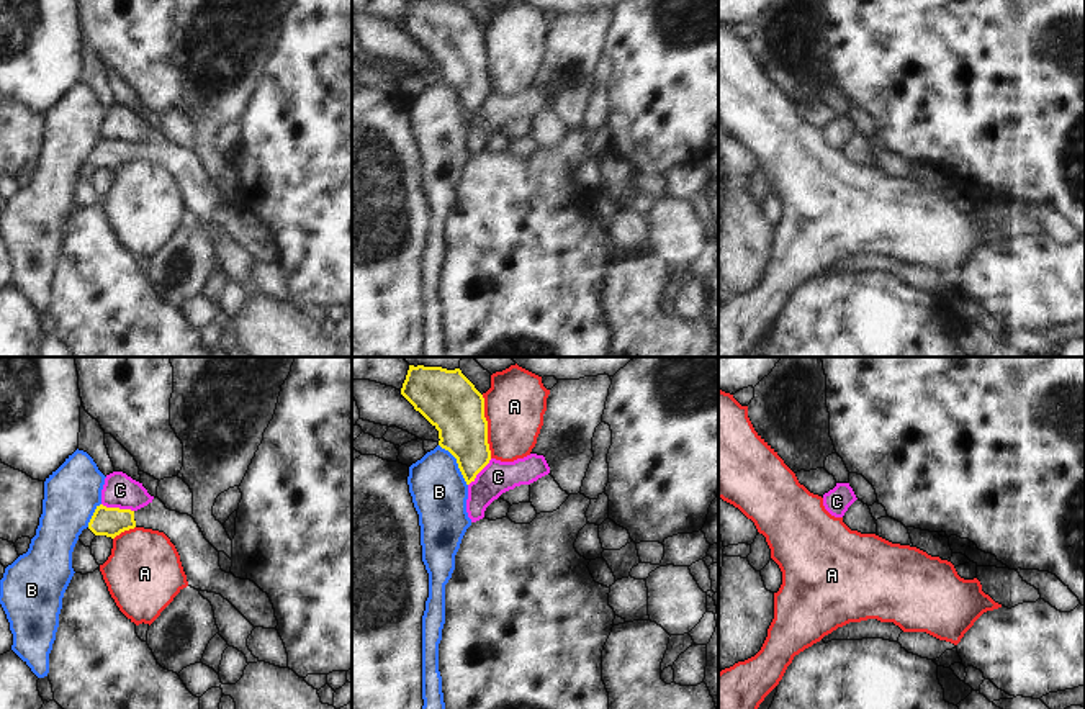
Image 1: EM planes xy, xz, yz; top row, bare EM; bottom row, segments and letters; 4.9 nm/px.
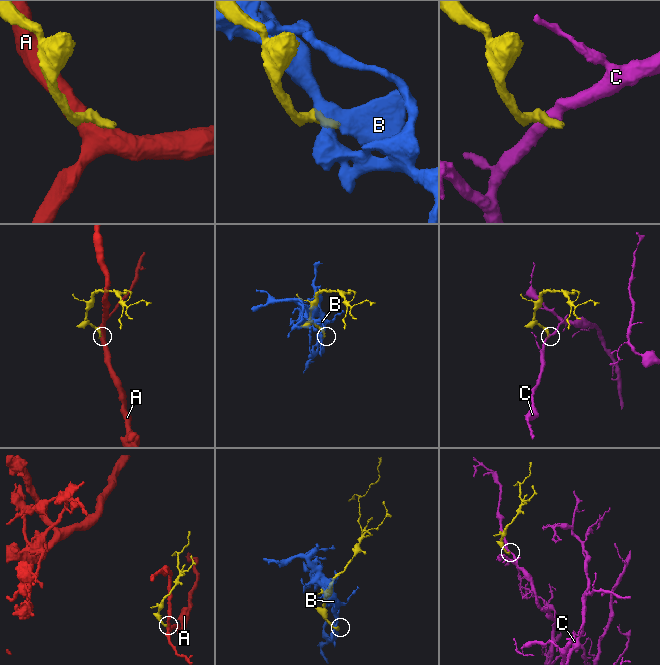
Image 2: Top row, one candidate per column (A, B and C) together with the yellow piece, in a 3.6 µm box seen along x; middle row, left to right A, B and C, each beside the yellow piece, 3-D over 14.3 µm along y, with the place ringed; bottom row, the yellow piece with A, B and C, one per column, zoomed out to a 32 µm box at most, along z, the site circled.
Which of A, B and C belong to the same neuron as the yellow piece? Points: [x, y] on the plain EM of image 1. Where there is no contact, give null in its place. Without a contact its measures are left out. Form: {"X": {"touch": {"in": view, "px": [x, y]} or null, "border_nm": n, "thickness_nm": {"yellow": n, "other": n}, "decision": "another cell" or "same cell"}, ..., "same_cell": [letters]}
{"A": {"touch": {"in": "xz", "px": [486, 59]}, "border_nm": 320, "thickness_nm": {"yellow": 280, "other": 300}, "decision": "another cell"}, "B": {"touch": {"in": "xz", "px": [457, 95]}, "border_nm": 240, "thickness_nm": {"yellow": 260, "other": 280}, "decision": "another cell"}, "C": {"touch": {"in": "xy", "px": [118, 141]}, "border_nm": 170, "thickness_nm": {"yellow": 140, "other": 160}, "decision": "another cell"}, "same_cell": []}

